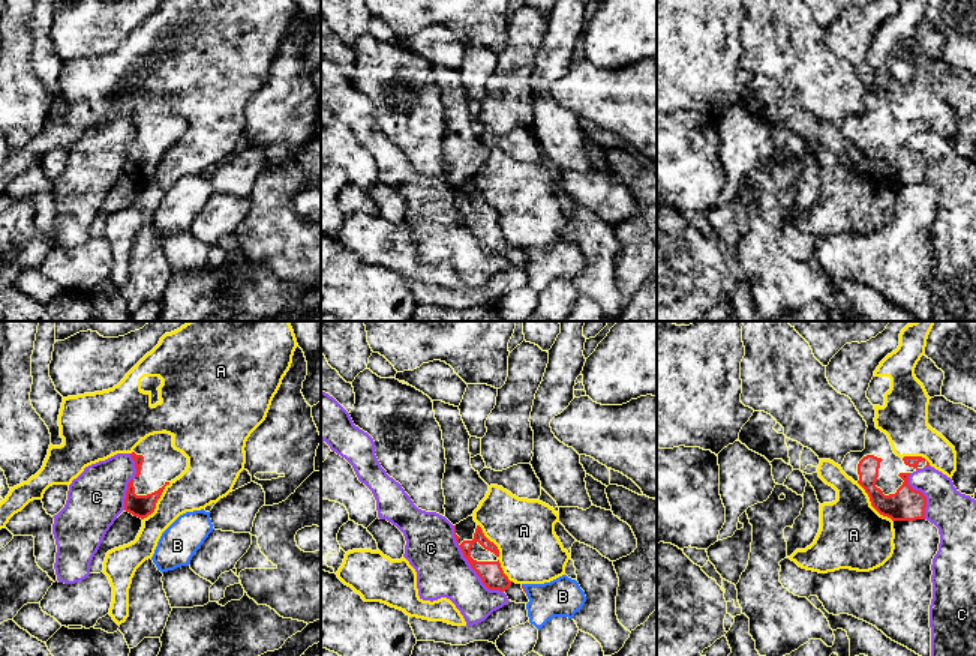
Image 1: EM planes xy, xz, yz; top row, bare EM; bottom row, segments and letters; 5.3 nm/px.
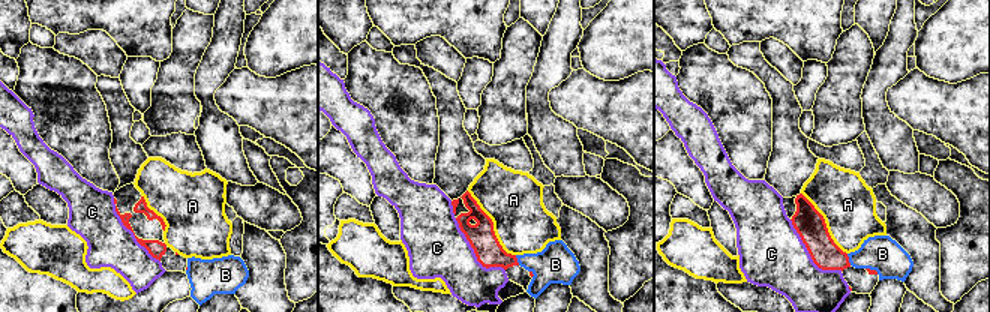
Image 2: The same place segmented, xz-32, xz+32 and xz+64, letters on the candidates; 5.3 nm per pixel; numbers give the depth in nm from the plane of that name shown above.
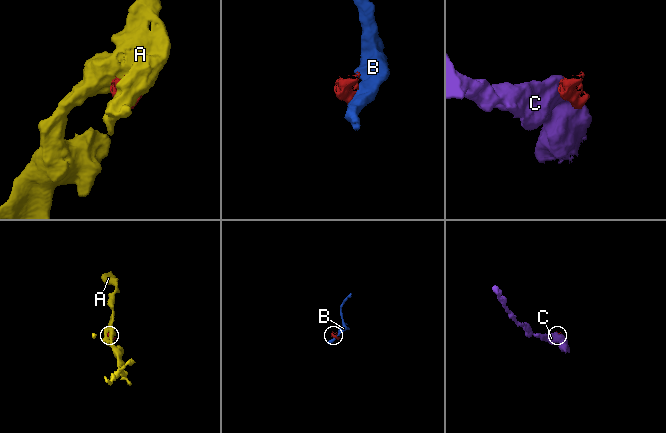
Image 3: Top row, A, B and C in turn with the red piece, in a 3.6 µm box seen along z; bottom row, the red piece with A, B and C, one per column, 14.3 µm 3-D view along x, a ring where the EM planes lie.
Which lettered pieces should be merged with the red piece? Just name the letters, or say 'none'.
none

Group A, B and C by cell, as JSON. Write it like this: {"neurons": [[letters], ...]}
{"neurons": [["A"], ["B"], ["C"]]}

